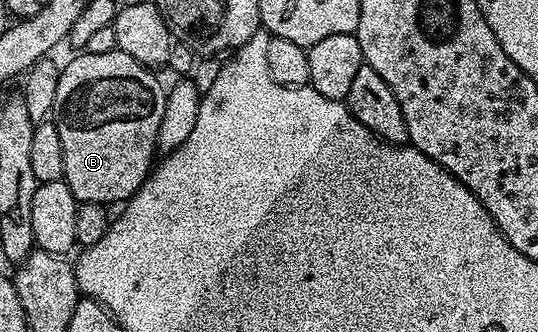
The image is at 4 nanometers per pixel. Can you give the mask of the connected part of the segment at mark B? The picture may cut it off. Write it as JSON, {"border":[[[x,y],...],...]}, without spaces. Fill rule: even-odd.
{"border":[[[112,49],[106,53],[90,53],[81,51],[74,61],[69,61],[63,65],[61,74],[59,75],[59,87],[55,87],[55,103],[53,104],[53,112],[51,120],[59,131],[59,141],[63,143],[63,171],[65,176],[63,180],[67,183],[67,187],[71,187],[71,191],[75,195],[78,203],[86,201],[87,203],[99,203],[106,207],[113,207],[113,204],[124,203],[133,197],[139,187],[149,176],[154,164],[155,156],[158,152],[157,136],[159,135],[159,122],[163,119],[163,107],[165,106],[166,86],[157,82],[158,74],[150,71],[141,65],[135,59],[131,59],[131,55],[122,53],[120,49]]]}

